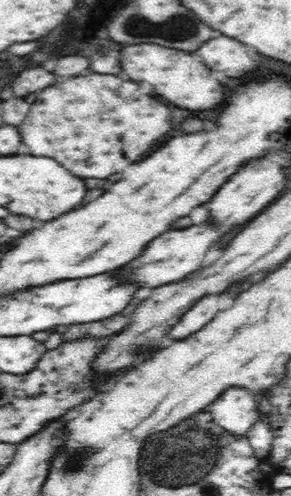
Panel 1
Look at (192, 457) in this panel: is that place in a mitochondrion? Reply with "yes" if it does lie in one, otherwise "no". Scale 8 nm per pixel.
yes

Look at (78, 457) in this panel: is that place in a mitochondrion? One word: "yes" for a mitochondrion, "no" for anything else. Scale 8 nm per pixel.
yes

